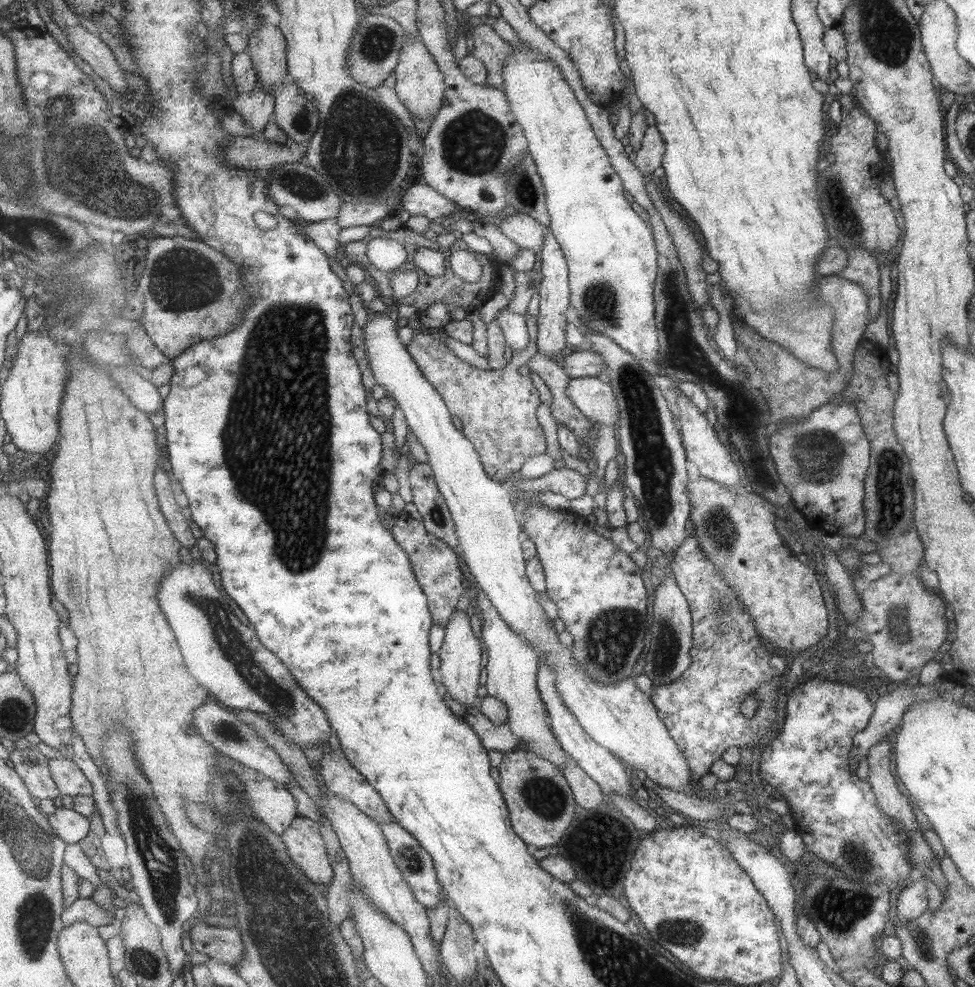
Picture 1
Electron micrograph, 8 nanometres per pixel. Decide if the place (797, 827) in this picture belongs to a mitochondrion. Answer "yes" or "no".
no

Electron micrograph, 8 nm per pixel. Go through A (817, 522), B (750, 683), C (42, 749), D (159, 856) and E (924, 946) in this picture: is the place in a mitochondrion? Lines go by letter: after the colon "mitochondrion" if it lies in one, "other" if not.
A: other
B: other
C: other
D: mitochondrion
E: mitochondrion

